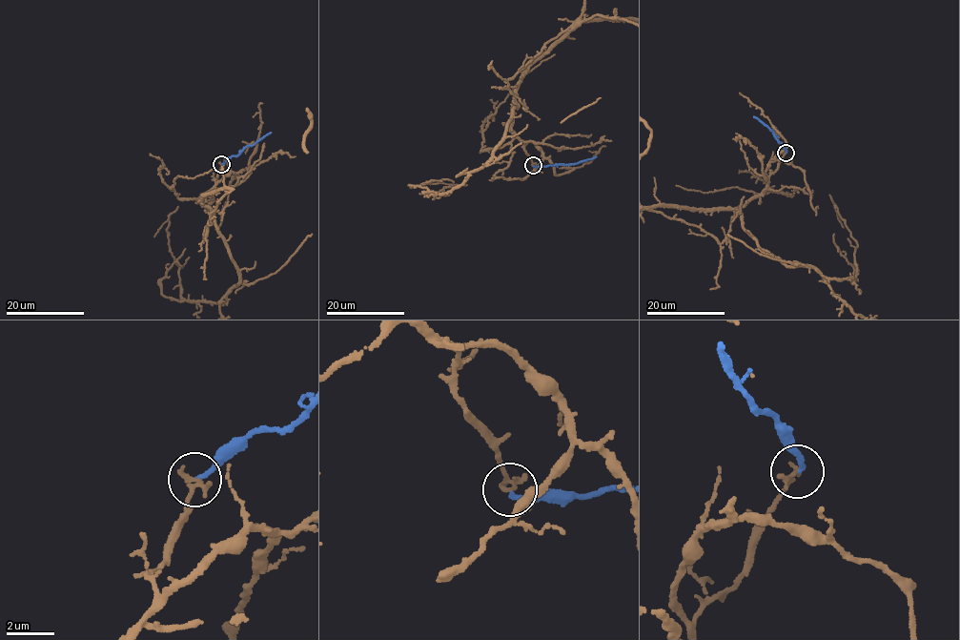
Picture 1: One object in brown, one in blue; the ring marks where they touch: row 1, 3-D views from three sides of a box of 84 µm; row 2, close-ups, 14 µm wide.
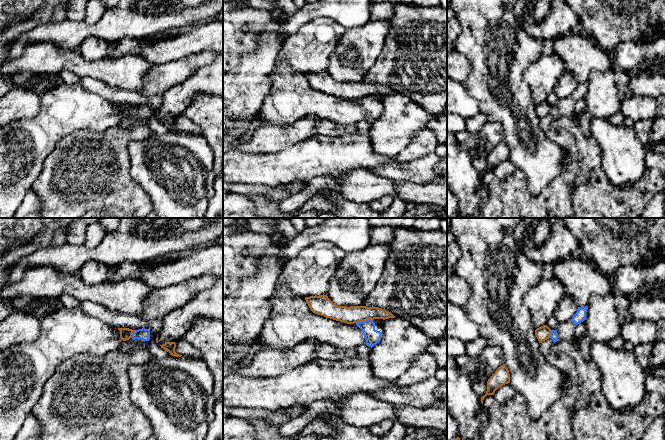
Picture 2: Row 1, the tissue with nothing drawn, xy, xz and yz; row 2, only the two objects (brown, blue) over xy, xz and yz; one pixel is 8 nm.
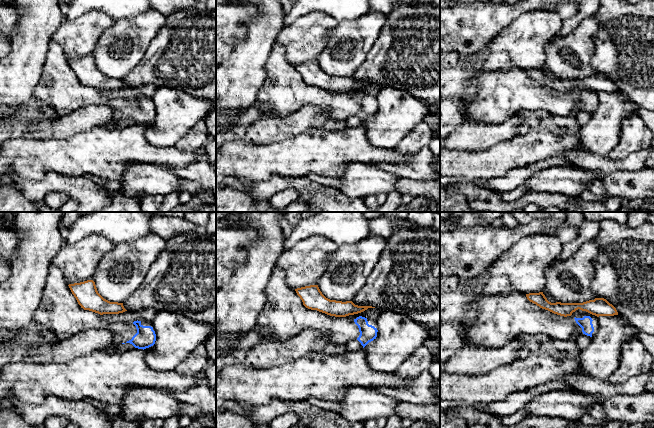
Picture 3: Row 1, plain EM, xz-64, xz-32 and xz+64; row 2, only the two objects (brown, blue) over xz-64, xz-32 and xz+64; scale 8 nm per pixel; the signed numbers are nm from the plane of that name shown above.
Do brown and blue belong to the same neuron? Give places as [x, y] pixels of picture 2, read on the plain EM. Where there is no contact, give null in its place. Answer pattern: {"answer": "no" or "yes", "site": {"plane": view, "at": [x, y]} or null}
{"answer": "no", "site": {"plane": "xz", "at": [364, 96]}}

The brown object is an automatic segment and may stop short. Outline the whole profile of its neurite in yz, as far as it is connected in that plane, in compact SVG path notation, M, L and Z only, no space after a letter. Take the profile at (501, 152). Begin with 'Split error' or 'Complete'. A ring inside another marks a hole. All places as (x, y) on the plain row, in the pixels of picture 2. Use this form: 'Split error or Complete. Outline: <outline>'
Complete. Outline: M503 140L501 141L495 149L487 157L487 167L484 172L481 173L481 179L487 171L494 171L495 167L505 161L510 159L510 150L508 144Z

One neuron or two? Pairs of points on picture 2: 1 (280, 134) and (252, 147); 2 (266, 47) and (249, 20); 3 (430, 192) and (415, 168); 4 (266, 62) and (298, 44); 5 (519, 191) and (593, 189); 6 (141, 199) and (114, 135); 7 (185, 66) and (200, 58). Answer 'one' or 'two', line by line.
1: one
2: two
3: two
4: two
5: two
6: one
7: one

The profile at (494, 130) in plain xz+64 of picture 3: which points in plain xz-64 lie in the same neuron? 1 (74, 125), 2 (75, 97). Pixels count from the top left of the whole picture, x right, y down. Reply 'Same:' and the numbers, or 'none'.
Same: 1

